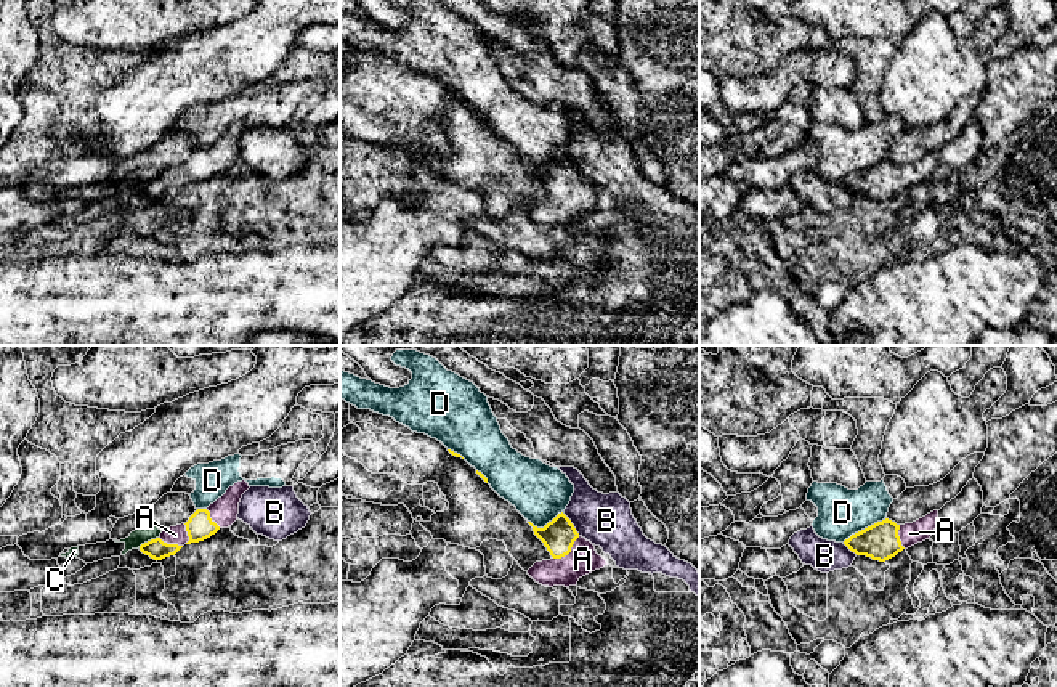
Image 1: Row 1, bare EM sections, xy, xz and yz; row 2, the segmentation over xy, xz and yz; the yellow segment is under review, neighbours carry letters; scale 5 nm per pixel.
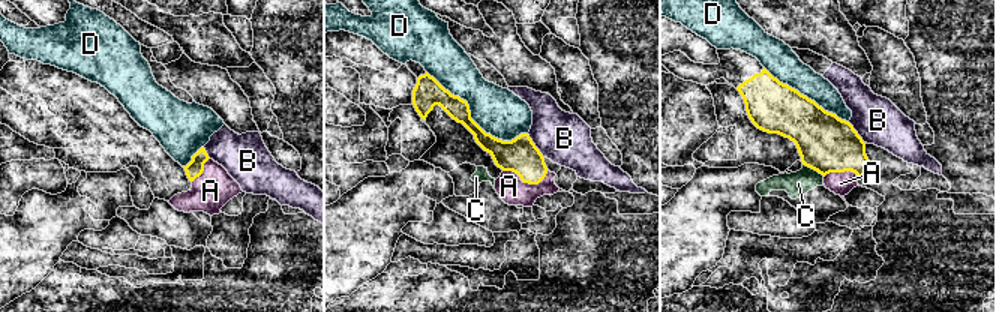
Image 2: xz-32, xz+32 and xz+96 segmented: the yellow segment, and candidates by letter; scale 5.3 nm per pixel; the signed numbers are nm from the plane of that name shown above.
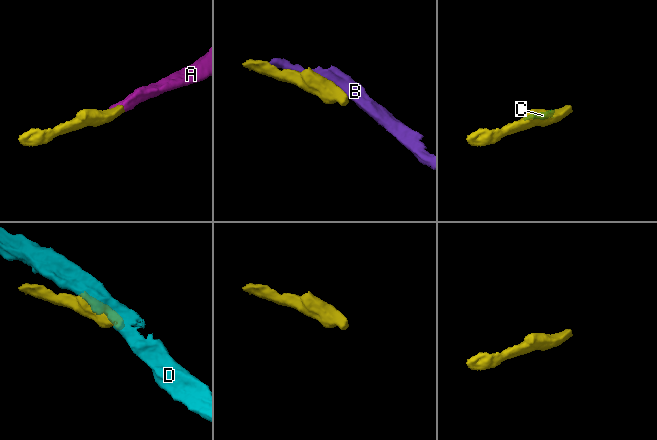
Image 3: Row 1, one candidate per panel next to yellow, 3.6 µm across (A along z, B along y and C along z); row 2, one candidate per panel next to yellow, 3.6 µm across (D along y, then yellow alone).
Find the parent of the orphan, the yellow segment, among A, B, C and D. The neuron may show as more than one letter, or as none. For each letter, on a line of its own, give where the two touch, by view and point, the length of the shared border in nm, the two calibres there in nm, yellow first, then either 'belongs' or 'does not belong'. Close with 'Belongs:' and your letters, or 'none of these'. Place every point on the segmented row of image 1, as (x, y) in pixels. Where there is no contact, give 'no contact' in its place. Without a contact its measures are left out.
A: xz (568, 552) | 180 nm | 160/150 nm | belongs
B: xz (573, 525) | 140 nm | 160/260 nm | does not belong
C: xy (148, 541) | 120 nm | 100/80 nm | does not belong
D: yz (865, 528) | 260 nm | 190/240 nm | does not belong
Belongs: A

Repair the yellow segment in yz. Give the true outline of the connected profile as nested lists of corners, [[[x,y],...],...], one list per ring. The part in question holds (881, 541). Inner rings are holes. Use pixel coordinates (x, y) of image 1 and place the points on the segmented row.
[[[938,510],[905,525],[885,518],[877,522],[844,541],[844,544],[857,555],[866,555],[873,560],[885,562],[903,549],[930,539],[937,528]]]

